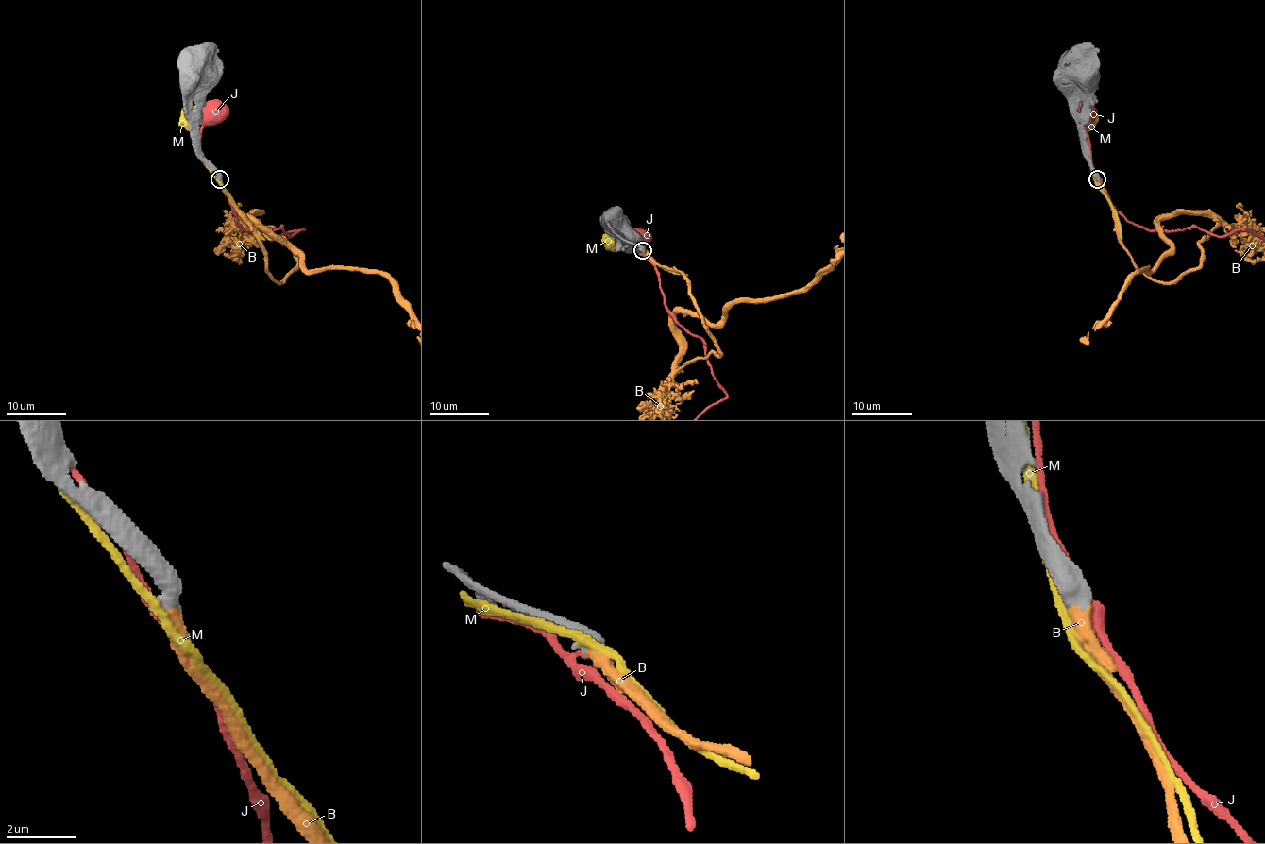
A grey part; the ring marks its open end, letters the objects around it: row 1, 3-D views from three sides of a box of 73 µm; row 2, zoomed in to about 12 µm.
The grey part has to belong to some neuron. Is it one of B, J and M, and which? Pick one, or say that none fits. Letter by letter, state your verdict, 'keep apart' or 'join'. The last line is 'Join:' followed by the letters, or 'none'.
B: join
J: keep apart
M: keep apart
Join: B

